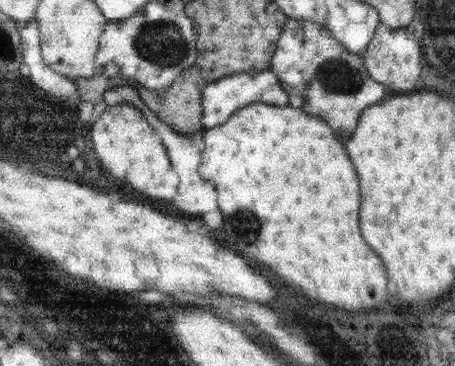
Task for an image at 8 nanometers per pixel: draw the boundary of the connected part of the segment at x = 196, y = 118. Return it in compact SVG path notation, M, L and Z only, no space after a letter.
M198 66L182 71L172 85L166 87L166 91L162 91L160 95L139 86L132 79L128 81L137 87L146 105L174 131L190 136L203 127L203 106L200 106L200 88L196 88L196 84L204 84L205 80Z

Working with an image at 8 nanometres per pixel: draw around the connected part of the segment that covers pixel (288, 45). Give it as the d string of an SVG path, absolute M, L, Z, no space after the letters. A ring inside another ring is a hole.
M287 19L270 69L282 82L289 96L289 105L324 119L342 142L348 142L354 134L362 111L390 94L387 86L368 75L361 54L350 53L332 37L330 30L312 21Z

